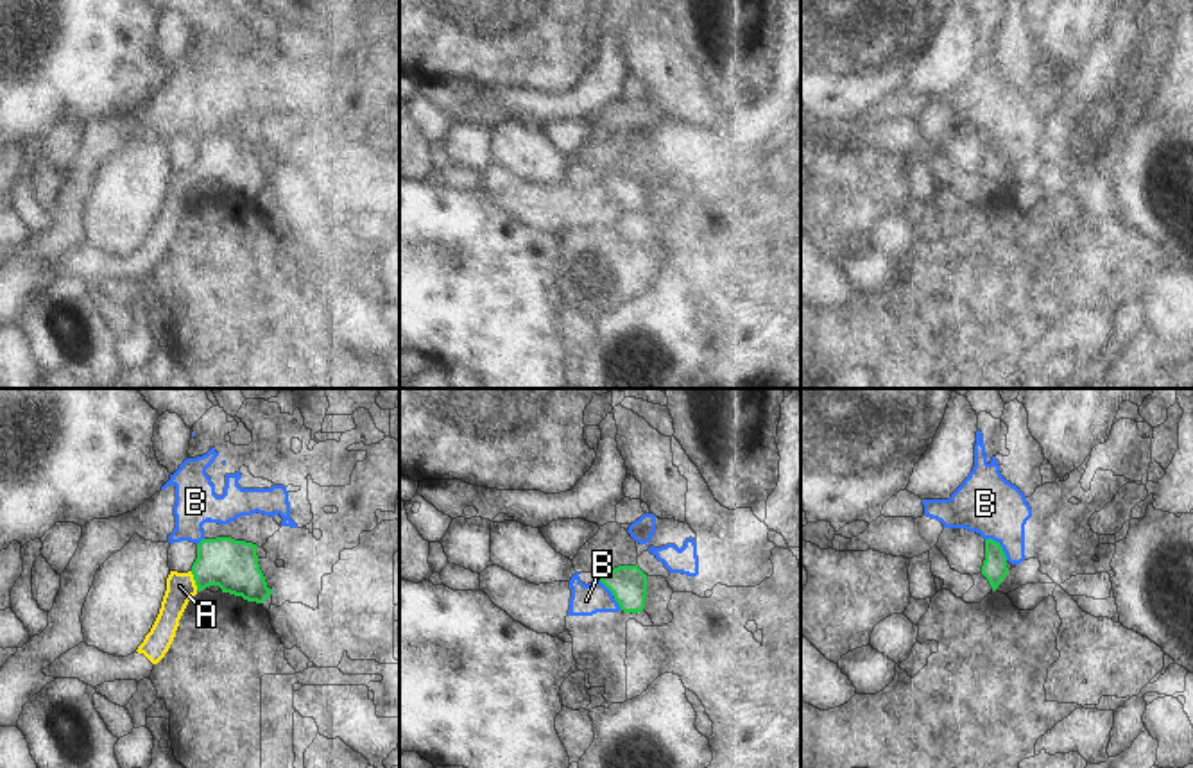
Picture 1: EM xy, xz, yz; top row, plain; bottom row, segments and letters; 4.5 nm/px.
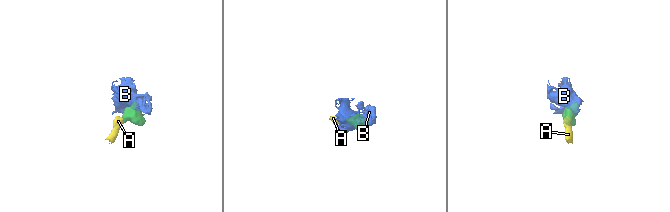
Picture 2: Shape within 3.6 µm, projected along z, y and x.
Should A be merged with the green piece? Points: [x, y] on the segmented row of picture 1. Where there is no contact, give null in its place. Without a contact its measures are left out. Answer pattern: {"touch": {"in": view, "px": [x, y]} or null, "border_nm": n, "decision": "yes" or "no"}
{"touch": {"in": "xy", "px": [194, 579]}, "border_nm": 90, "decision": "yes"}

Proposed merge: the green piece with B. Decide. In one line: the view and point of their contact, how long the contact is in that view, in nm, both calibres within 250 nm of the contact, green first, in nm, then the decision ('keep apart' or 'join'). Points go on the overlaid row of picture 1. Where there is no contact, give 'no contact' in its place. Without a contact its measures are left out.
meets green in yz at (1000, 546); contact 140 nm long; 110 nm thick on the green side, 280 nm on the other; keep apart

